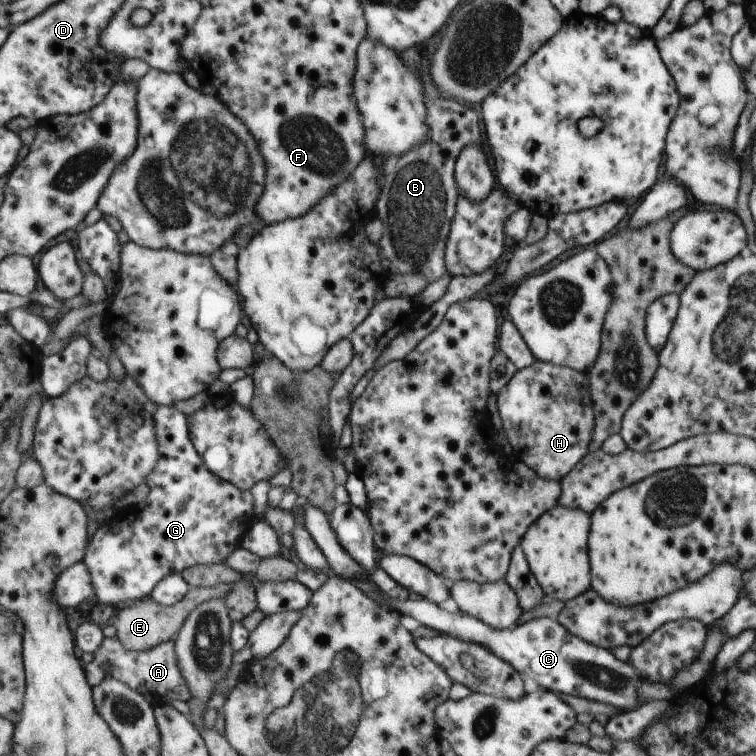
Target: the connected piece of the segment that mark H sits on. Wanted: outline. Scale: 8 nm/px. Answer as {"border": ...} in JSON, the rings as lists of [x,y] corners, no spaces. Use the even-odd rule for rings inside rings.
{"border":[[[535,360],[532,366],[517,370],[516,374],[512,377],[512,380],[510,380],[510,382],[508,382],[508,384],[497,393],[496,397],[498,412],[500,418],[502,418],[503,430],[512,447],[512,457],[517,460],[520,458],[520,461],[524,462],[526,466],[529,466],[534,472],[536,472],[538,478],[561,481],[564,476],[570,474],[570,472],[574,470],[574,468],[591,452],[591,442],[595,430],[595,408],[594,401],[591,399],[590,378],[585,373],[578,372],[573,368]]]}

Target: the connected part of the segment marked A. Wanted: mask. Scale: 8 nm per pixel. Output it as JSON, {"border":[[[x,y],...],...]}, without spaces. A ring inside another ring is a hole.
{"border":[[[118,636],[105,638],[103,646],[95,652],[94,660],[86,667],[87,675],[93,687],[98,686],[105,677],[118,678],[126,684],[140,690],[146,697],[150,697],[156,707],[164,704],[184,700],[190,702],[194,700],[194,694],[190,690],[190,682],[184,678],[180,670],[180,660],[178,660],[178,642],[170,640],[150,650],[128,650]],[[102,665],[108,665],[109,671],[103,673]]]}

